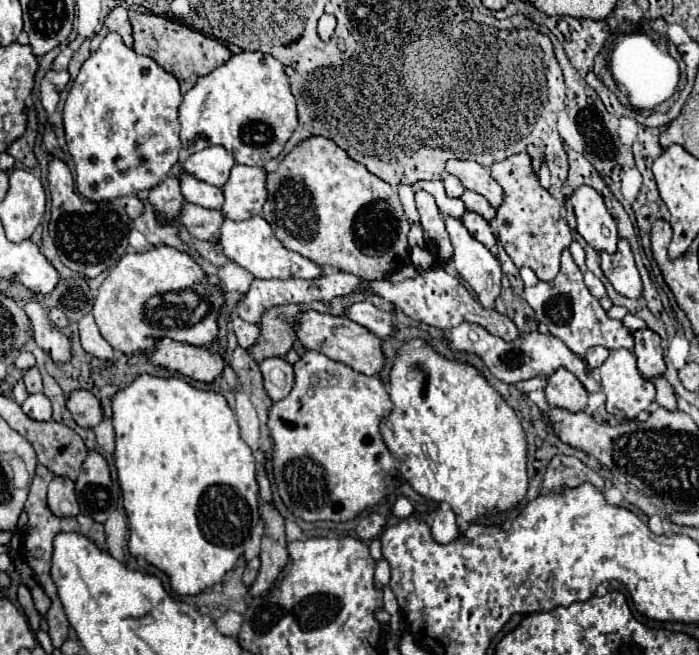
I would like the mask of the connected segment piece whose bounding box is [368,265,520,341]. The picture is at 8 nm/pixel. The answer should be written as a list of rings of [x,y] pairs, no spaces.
[[[440,265],[432,267],[430,271],[424,271],[424,273],[416,275],[414,279],[406,279],[406,281],[396,283],[396,285],[390,283],[388,279],[374,279],[374,281],[368,281],[368,283],[372,283],[372,293],[374,295],[382,297],[390,305],[396,305],[398,309],[402,309],[414,321],[422,321],[426,325],[432,325],[432,327],[438,327],[438,329],[444,329],[444,331],[452,329],[452,327],[458,327],[464,321],[470,321],[470,323],[482,325],[492,335],[498,335],[504,341],[512,341],[512,339],[520,337],[520,331],[516,329],[516,325],[506,315],[502,315],[494,309],[484,309],[466,291],[466,287],[456,277],[446,273]]]

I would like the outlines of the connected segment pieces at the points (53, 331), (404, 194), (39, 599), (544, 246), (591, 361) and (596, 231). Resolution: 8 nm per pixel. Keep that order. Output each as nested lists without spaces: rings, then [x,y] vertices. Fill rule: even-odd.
[[[28,301],[24,311],[32,323],[34,341],[42,347],[54,361],[64,363],[70,359],[70,339],[62,335],[54,323],[48,319],[48,309],[44,309],[38,301]]]
[[[398,185],[398,195],[400,195],[400,203],[404,207],[404,213],[408,215],[410,221],[418,221],[418,211],[414,207],[414,191],[408,185]]]
[[[34,587],[34,589],[32,589],[32,597],[34,597],[34,603],[36,603],[36,609],[42,613],[42,629],[46,631],[46,629],[48,629],[48,627],[46,627],[46,611],[48,611],[48,607],[50,607],[50,599],[44,595],[42,587]]]
[[[524,151],[490,165],[490,175],[504,189],[504,203],[496,209],[496,231],[504,251],[516,267],[530,267],[540,281],[552,281],[560,271],[560,253],[572,243],[568,223],[560,217],[560,201],[540,187],[532,159]]]
[[[590,347],[588,353],[586,353],[586,363],[594,369],[598,369],[606,359],[608,359],[610,351],[606,347]]]
[[[588,185],[576,187],[576,191],[568,199],[568,207],[572,207],[576,215],[576,231],[584,237],[588,245],[592,245],[596,251],[616,251],[616,221],[608,213],[602,195],[596,189]],[[602,227],[610,229],[610,237],[602,235]]]

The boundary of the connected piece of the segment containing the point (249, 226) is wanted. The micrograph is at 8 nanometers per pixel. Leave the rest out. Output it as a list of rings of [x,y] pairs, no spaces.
[[[252,217],[246,221],[230,221],[224,219],[220,225],[220,239],[218,239],[218,247],[222,249],[222,253],[234,261],[236,265],[244,267],[246,271],[250,271],[254,277],[258,279],[288,279],[288,277],[302,277],[302,279],[316,279],[320,277],[320,269],[314,261],[302,257],[300,253],[294,253],[290,249],[286,249],[272,233],[270,225],[262,219],[262,217]]]

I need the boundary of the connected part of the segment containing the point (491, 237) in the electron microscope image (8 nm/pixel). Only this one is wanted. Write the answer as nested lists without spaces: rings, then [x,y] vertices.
[[[466,211],[466,213],[462,215],[462,223],[464,223],[466,229],[468,229],[482,245],[486,245],[488,249],[492,249],[492,247],[496,245],[496,235],[494,235],[490,223],[488,223],[482,215],[476,215],[474,211]]]

